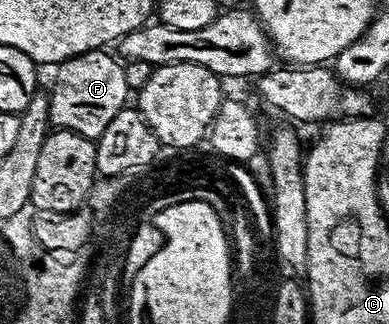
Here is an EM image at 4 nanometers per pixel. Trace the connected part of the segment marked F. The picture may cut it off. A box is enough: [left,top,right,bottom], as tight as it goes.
[48,48,130,140]

